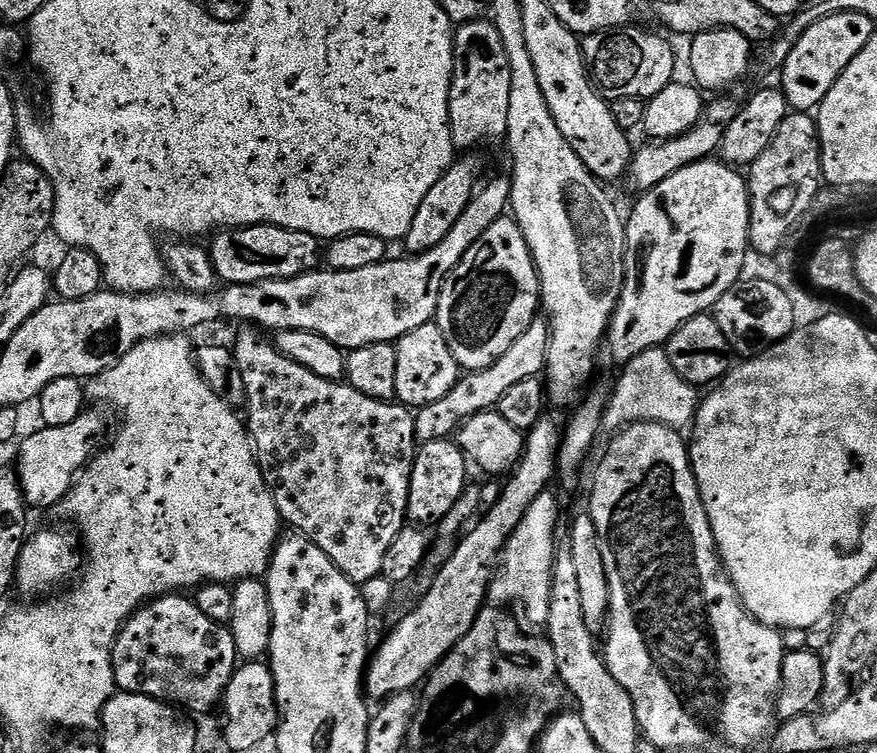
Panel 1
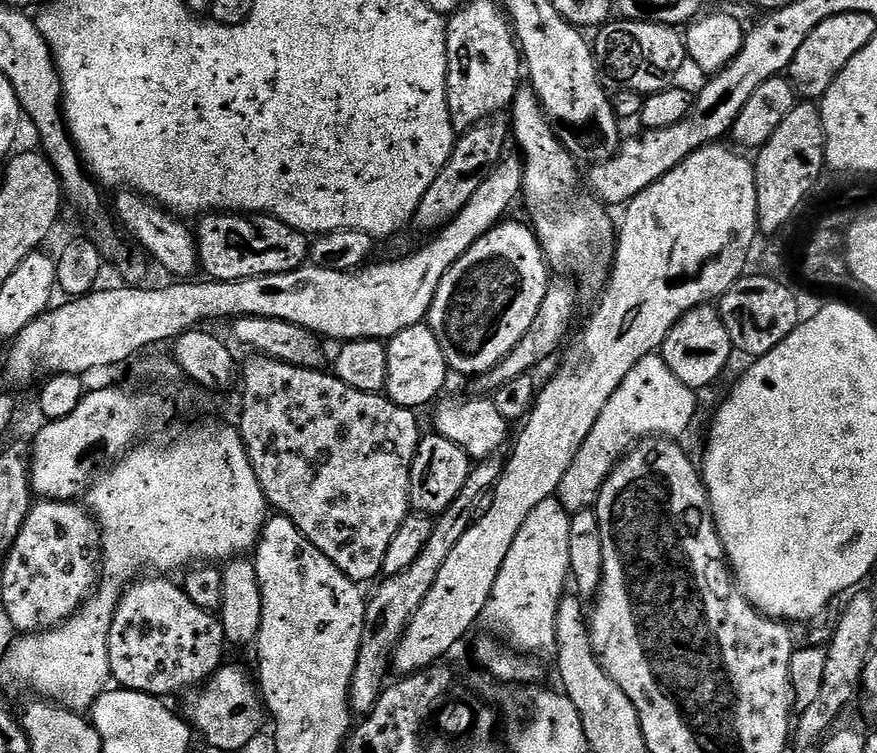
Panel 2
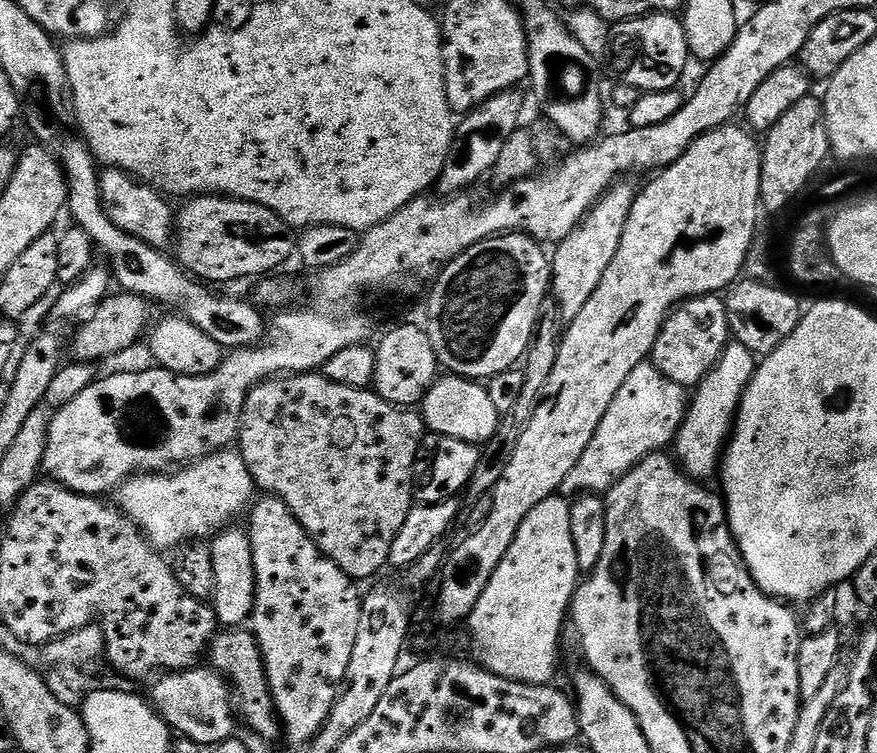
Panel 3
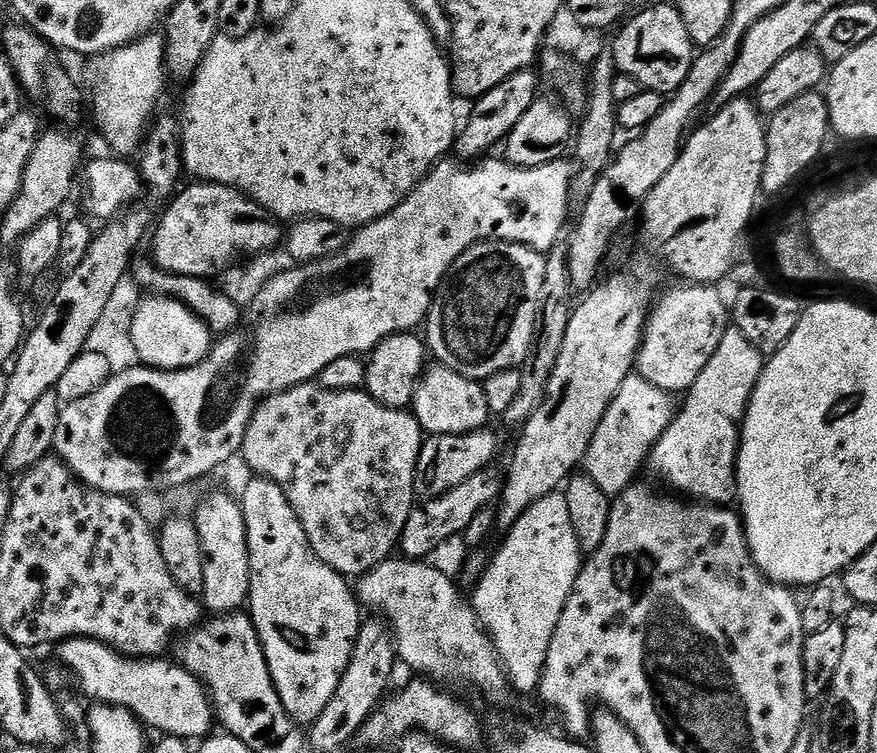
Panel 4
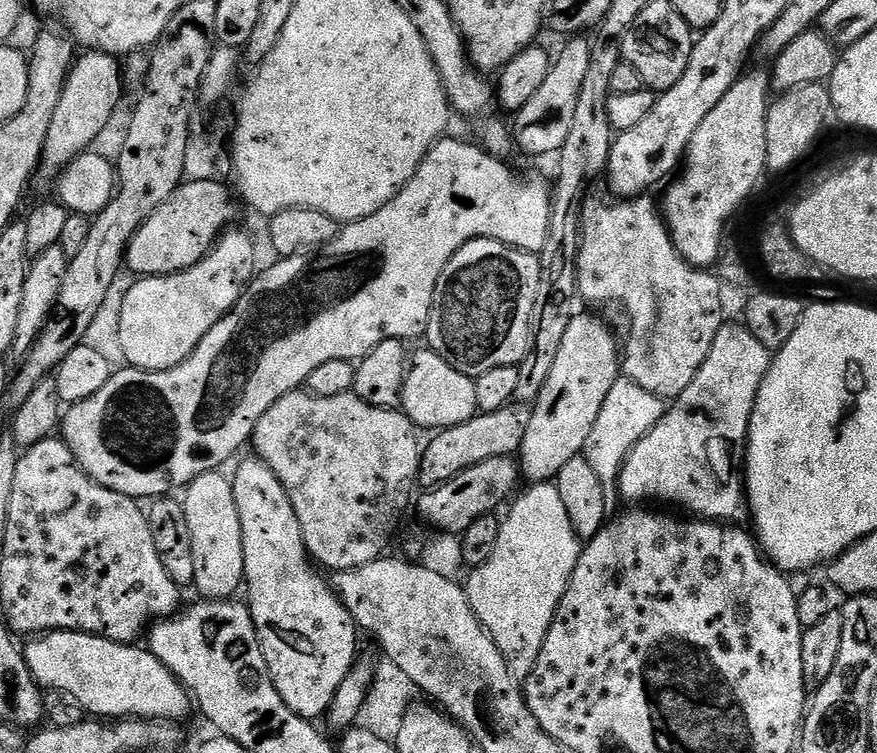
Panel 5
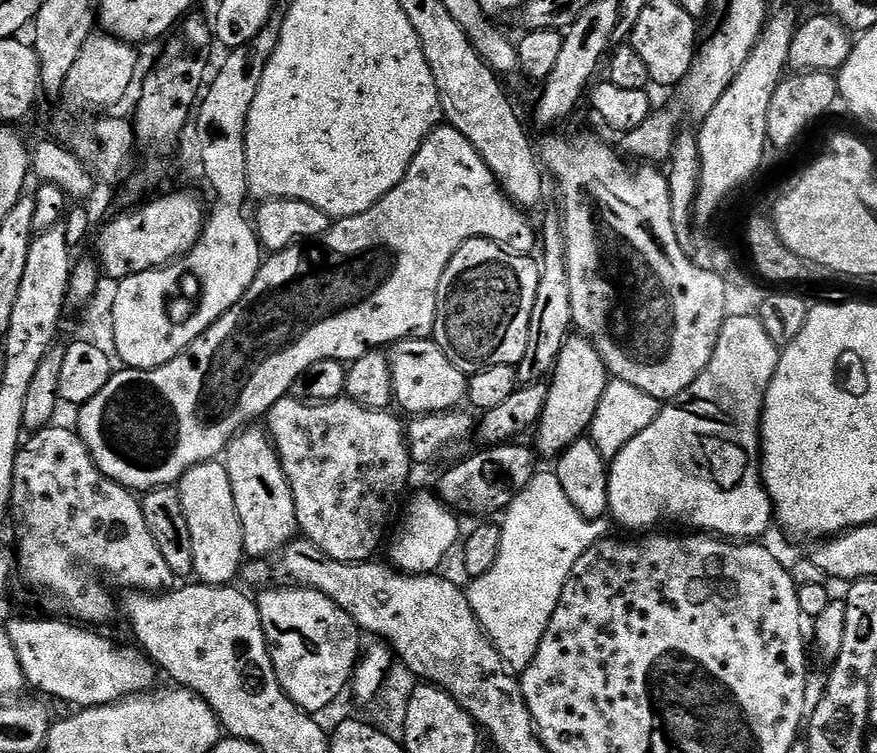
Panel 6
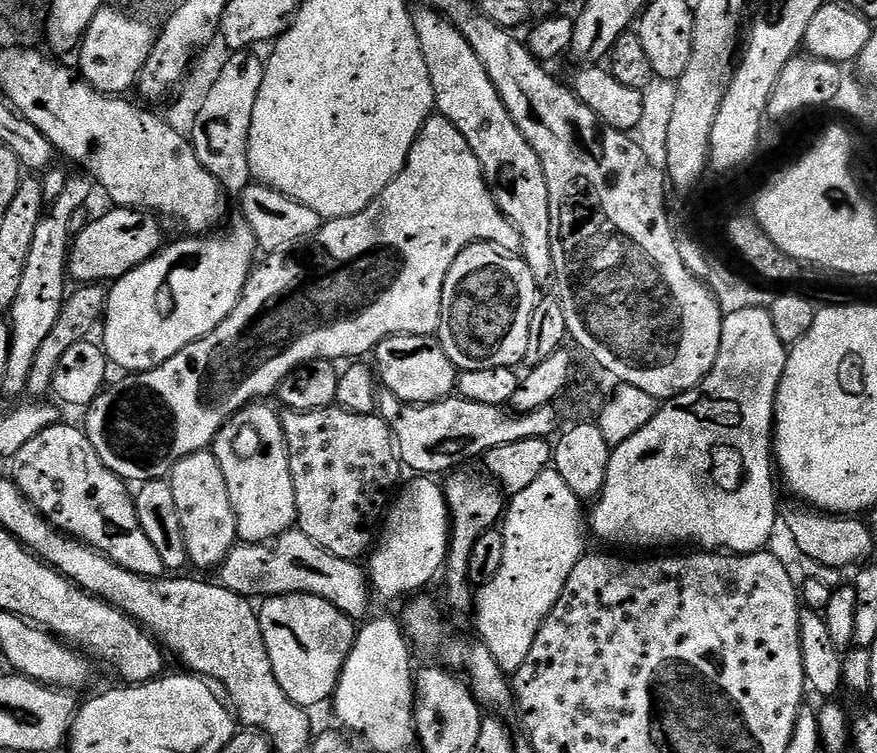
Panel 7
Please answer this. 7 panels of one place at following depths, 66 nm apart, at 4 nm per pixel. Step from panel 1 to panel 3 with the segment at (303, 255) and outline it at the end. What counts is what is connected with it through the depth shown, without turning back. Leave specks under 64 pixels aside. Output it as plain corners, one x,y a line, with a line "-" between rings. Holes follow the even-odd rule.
193,196
184,209
179,209
174,220
175,259
181,268
187,270
197,281
212,286
224,284
227,280
244,280
247,276
264,278
275,268
280,268
298,252
298,236
291,224
286,223
274,210
261,204
233,200
230,196

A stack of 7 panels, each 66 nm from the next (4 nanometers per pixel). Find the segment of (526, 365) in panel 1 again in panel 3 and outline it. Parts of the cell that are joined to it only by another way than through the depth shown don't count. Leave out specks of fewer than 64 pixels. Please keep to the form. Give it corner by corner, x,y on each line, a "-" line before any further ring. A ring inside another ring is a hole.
617,182
613,184
604,193
603,198
593,208
589,209
588,215
581,220
580,226
575,228
567,238
555,245
556,253
554,251
551,253
552,283
550,292
554,300
556,296
557,306
555,305
555,307
558,309
558,316
561,321
571,322
574,318
578,318
578,314
582,314
582,306
586,306
590,294
594,294
594,290
598,290
598,286
602,282
602,274
606,274
606,266
610,266
610,262
614,262
614,254
618,254
622,230
626,230
626,218
630,218
630,206
634,206
636,201
637,189
631,188
628,184
631,183

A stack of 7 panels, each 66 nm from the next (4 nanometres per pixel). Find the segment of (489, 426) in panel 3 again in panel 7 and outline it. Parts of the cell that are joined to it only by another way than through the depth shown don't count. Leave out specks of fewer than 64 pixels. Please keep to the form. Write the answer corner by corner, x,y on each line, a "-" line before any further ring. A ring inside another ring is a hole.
391,336
376,347
374,359
379,383
404,404
433,404
439,400
447,400
456,392
458,369
450,362
450,358
446,358
446,350
442,350
436,336

